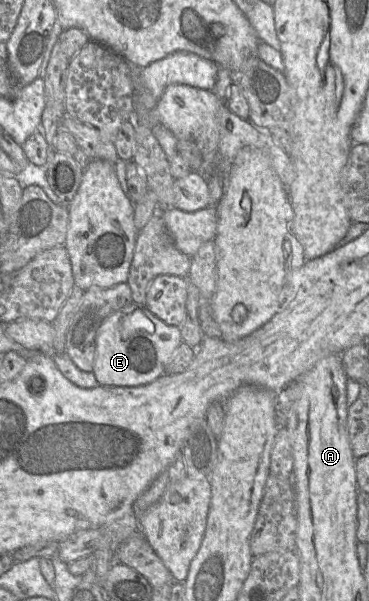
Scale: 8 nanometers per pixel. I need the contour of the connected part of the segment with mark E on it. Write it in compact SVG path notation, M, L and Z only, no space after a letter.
M134 302L109 315L96 333L93 374L99 385L136 387L165 373L165 367L182 343L180 329L167 325L144 305Z

